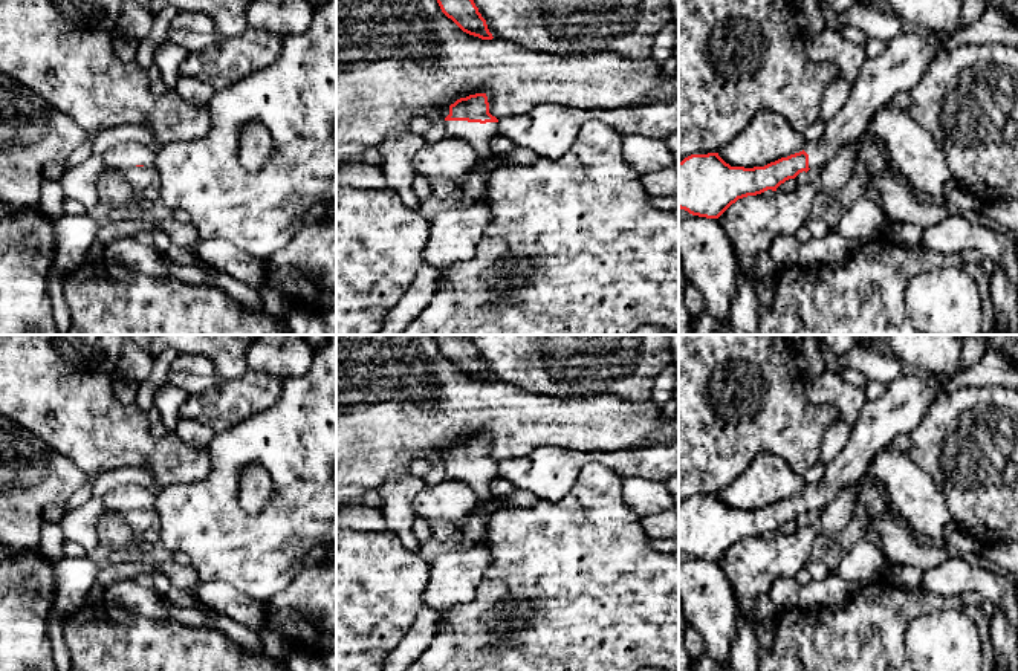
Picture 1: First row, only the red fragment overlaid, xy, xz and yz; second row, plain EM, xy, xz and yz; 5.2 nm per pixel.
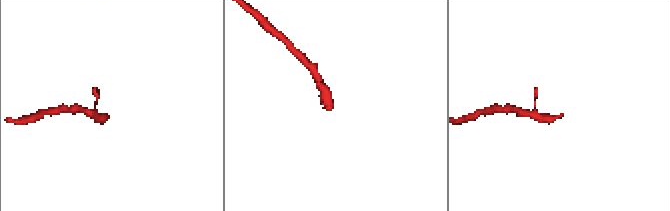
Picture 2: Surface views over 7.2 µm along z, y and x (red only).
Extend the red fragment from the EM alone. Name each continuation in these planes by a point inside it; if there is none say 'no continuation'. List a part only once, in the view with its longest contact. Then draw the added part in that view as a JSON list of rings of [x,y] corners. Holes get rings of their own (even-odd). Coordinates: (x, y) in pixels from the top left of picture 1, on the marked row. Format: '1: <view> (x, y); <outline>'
1: xz (479, 135); [[[445,121],[446,136],[459,138],[469,142],[481,160],[495,157],[491,148],[491,139],[498,133],[498,122],[468,122],[468,121]]]

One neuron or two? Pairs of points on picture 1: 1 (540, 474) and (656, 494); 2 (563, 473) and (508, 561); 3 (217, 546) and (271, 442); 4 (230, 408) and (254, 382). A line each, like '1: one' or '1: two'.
1: two
2: two
3: one
4: one

